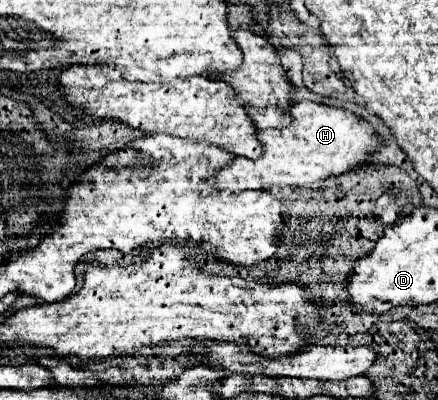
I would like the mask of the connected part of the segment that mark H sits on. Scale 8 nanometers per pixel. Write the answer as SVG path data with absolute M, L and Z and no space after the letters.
M312 101L292 103L288 111L292 117L288 127L256 131L262 145L258 159L234 157L224 169L208 177L208 183L212 185L214 181L216 189L230 189L234 193L244 189L268 189L268 185L310 185L364 165L370 151L374 153L382 147L382 139L372 131L368 121L350 111Z

